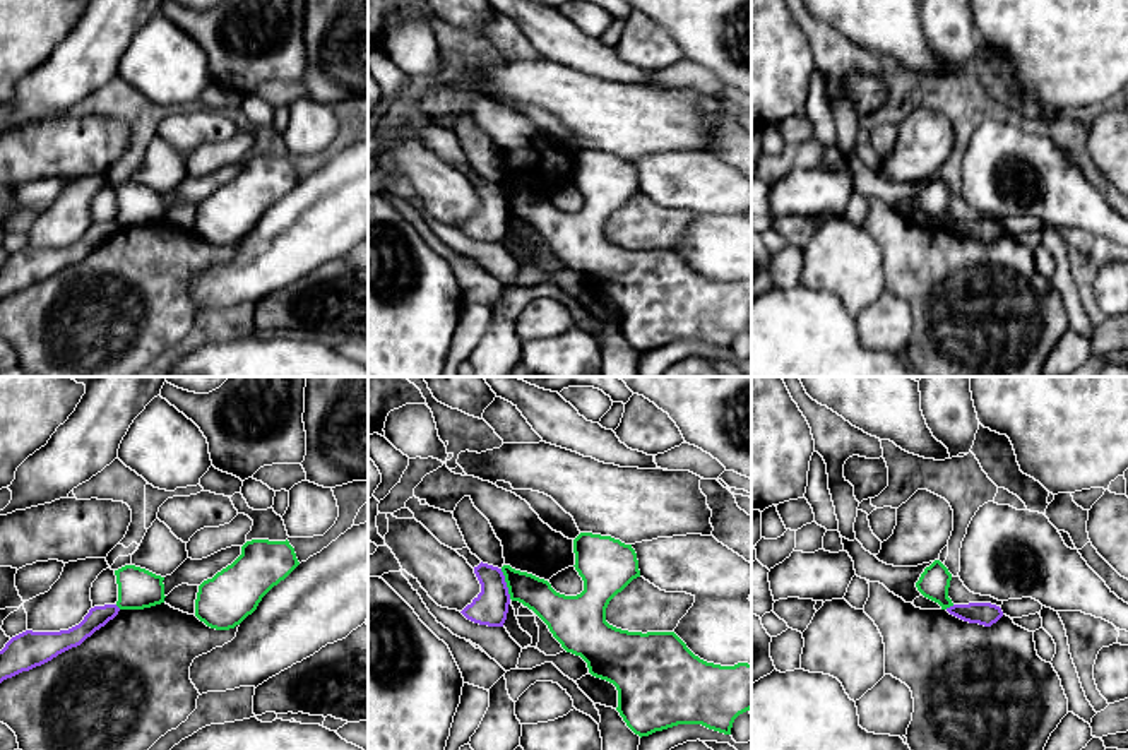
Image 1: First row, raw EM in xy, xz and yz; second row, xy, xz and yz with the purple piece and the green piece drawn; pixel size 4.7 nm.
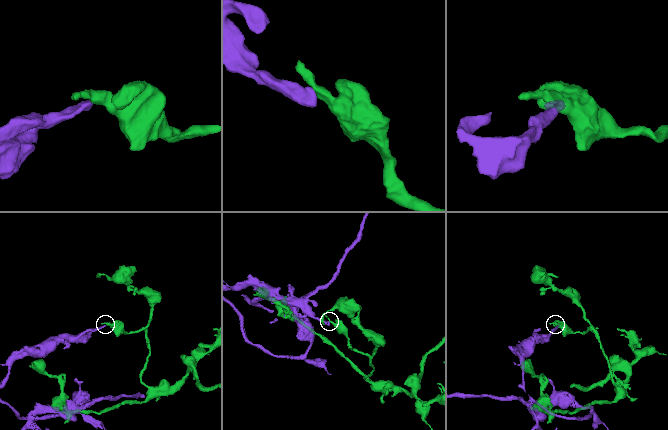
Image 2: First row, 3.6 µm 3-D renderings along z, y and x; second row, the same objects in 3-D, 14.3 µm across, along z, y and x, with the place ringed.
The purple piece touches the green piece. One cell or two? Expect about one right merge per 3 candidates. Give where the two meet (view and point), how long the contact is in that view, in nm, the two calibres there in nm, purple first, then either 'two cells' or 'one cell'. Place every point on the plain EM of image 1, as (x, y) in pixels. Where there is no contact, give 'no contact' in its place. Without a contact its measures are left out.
xz (505, 201) | 150 nm | 160/150 nm | two cells

